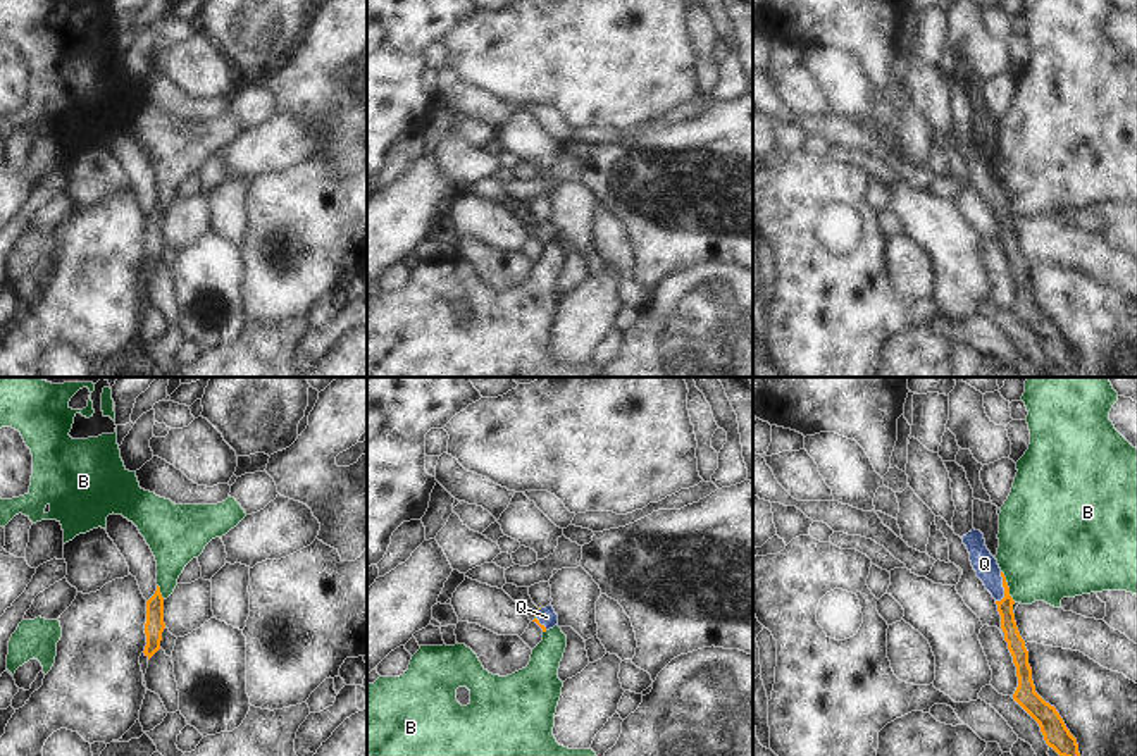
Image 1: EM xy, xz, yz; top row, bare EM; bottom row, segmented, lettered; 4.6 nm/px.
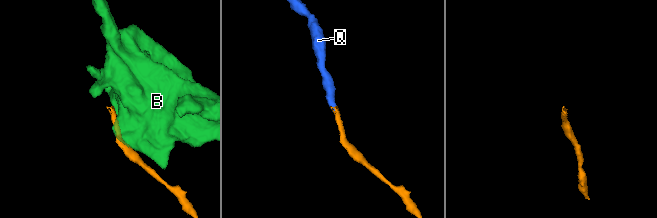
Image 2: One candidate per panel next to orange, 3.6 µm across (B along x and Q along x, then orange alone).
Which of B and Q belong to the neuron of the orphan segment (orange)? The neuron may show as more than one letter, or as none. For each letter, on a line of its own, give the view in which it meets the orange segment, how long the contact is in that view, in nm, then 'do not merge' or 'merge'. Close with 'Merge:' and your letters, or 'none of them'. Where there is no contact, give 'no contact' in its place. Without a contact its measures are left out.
B: yz | 170 nm | do not merge
Q: yz | 150 nm | merge
Merge: Q

